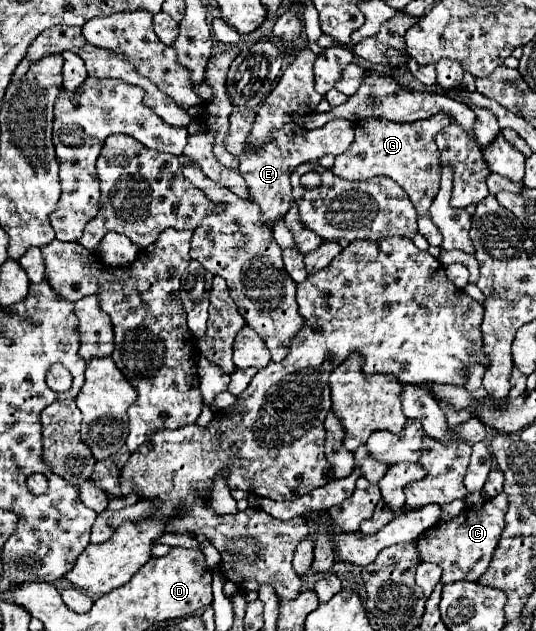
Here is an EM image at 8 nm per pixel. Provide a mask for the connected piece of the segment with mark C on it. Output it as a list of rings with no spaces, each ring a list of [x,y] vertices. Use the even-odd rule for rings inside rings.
[[[504,493],[492,497],[482,505],[482,511],[474,511],[474,507],[464,507],[460,515],[456,515],[452,521],[438,523],[430,527],[430,531],[424,531],[416,541],[416,549],[420,555],[420,561],[432,561],[442,567],[442,583],[454,583],[454,581],[478,581],[480,575],[488,569],[492,553],[498,545],[502,525],[504,525],[504,513],[508,509],[508,499]]]

